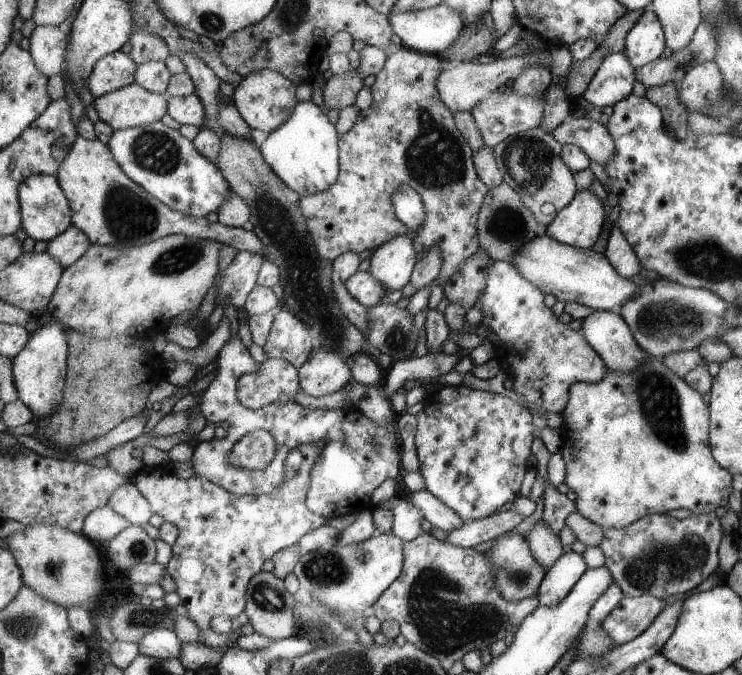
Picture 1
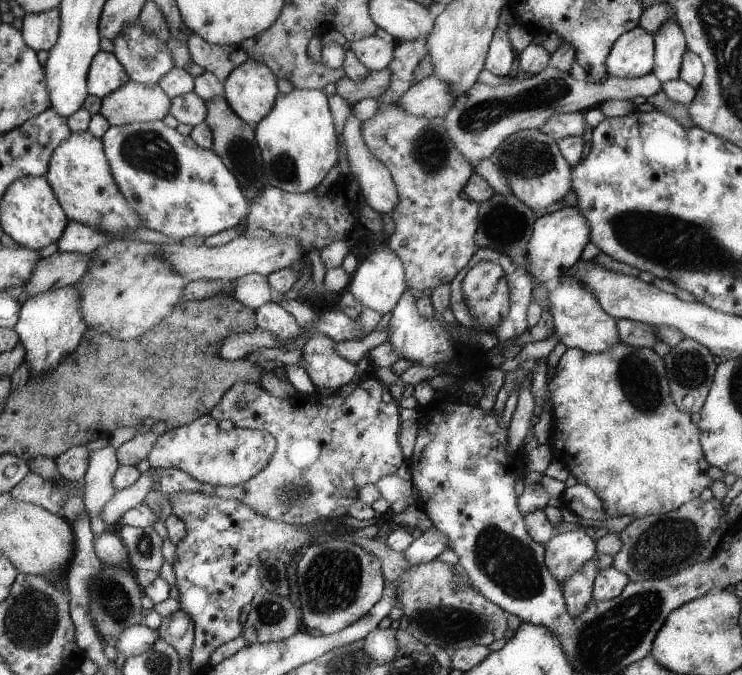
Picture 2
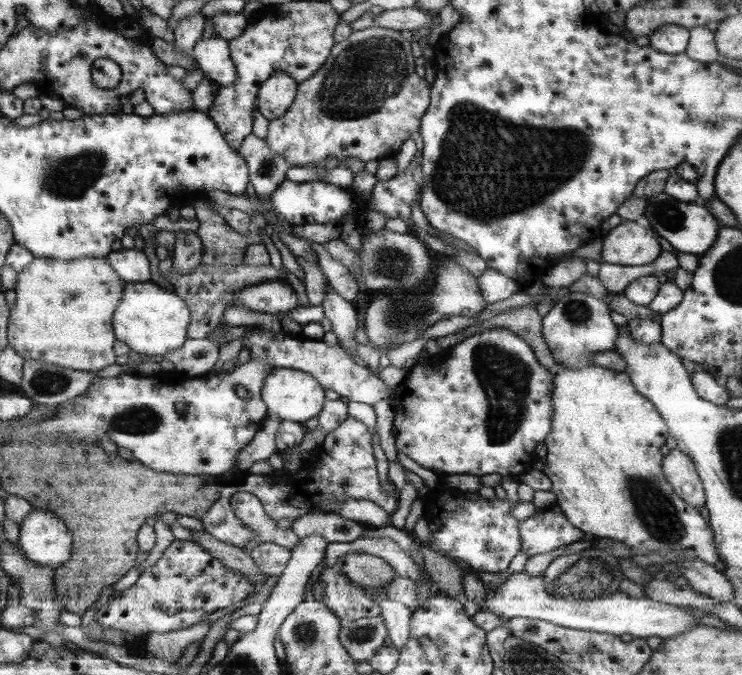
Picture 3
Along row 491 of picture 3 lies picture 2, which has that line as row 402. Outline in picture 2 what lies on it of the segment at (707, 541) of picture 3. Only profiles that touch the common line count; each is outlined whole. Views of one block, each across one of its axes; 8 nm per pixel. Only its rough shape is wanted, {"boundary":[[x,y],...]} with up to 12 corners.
{"boundary":[[569,347],[548,445],[605,519],[697,498],[666,365]]}

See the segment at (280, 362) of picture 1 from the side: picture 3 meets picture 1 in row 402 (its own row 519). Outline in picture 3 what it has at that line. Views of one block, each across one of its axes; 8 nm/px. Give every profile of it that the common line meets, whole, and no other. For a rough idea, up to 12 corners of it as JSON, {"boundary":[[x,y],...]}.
{"boundary":[[231,495],[234,515],[253,532],[244,550],[273,543],[290,551],[299,538],[275,527],[258,497]]}

